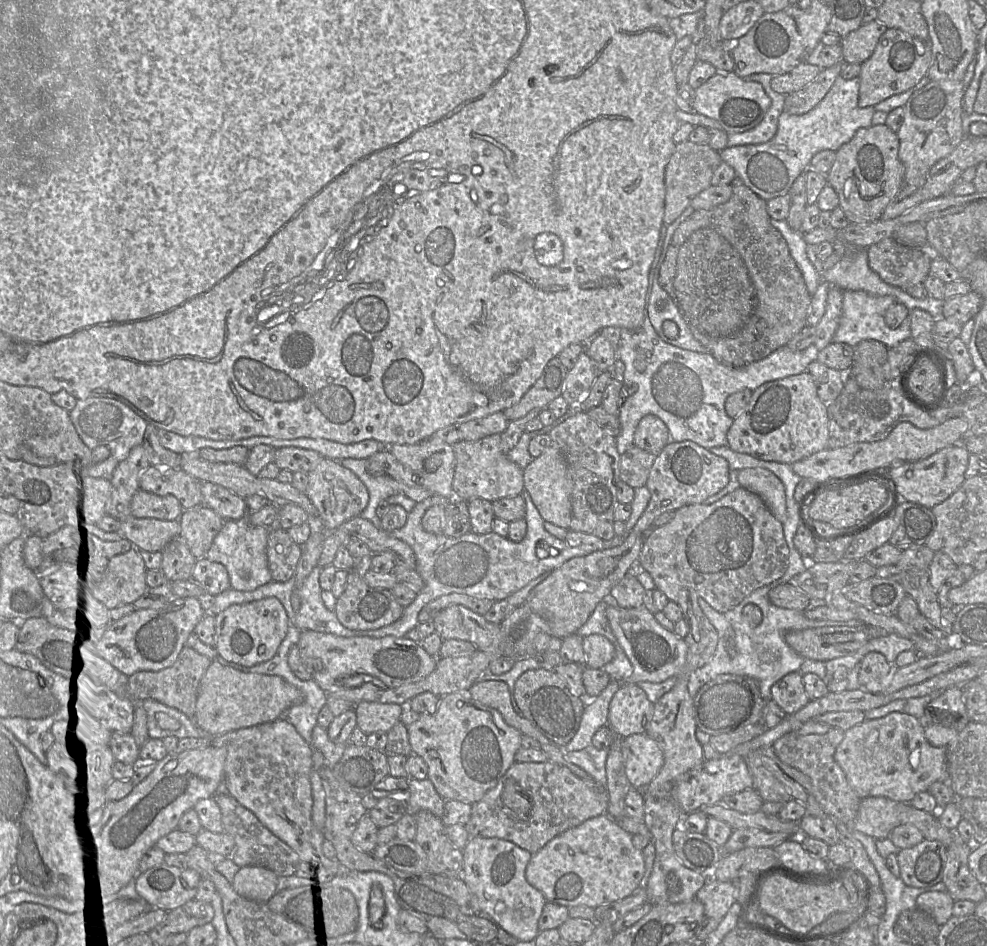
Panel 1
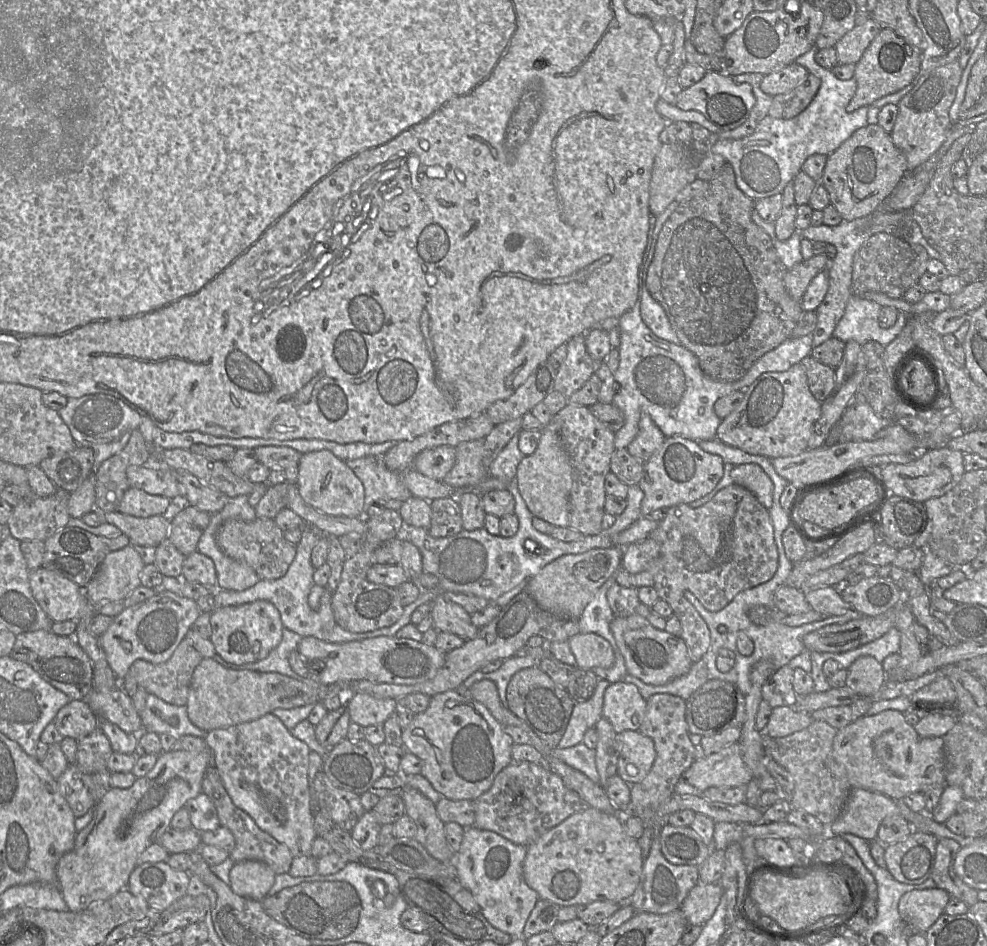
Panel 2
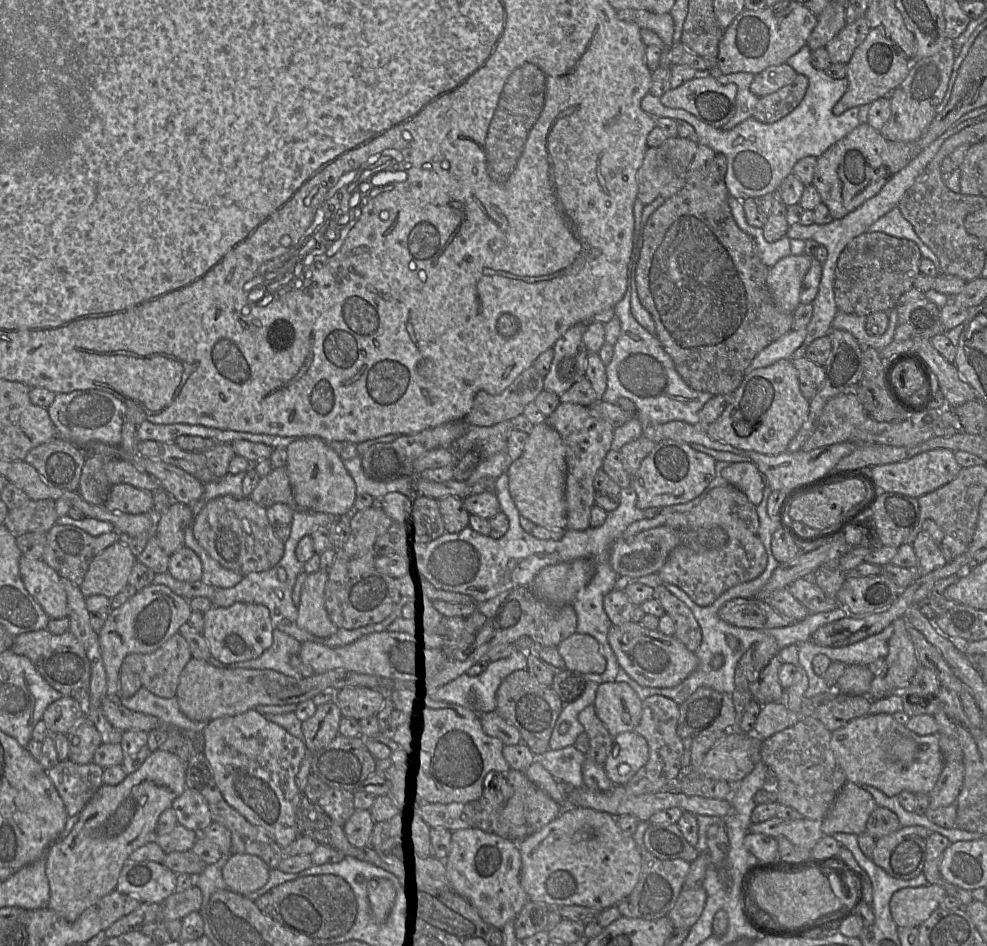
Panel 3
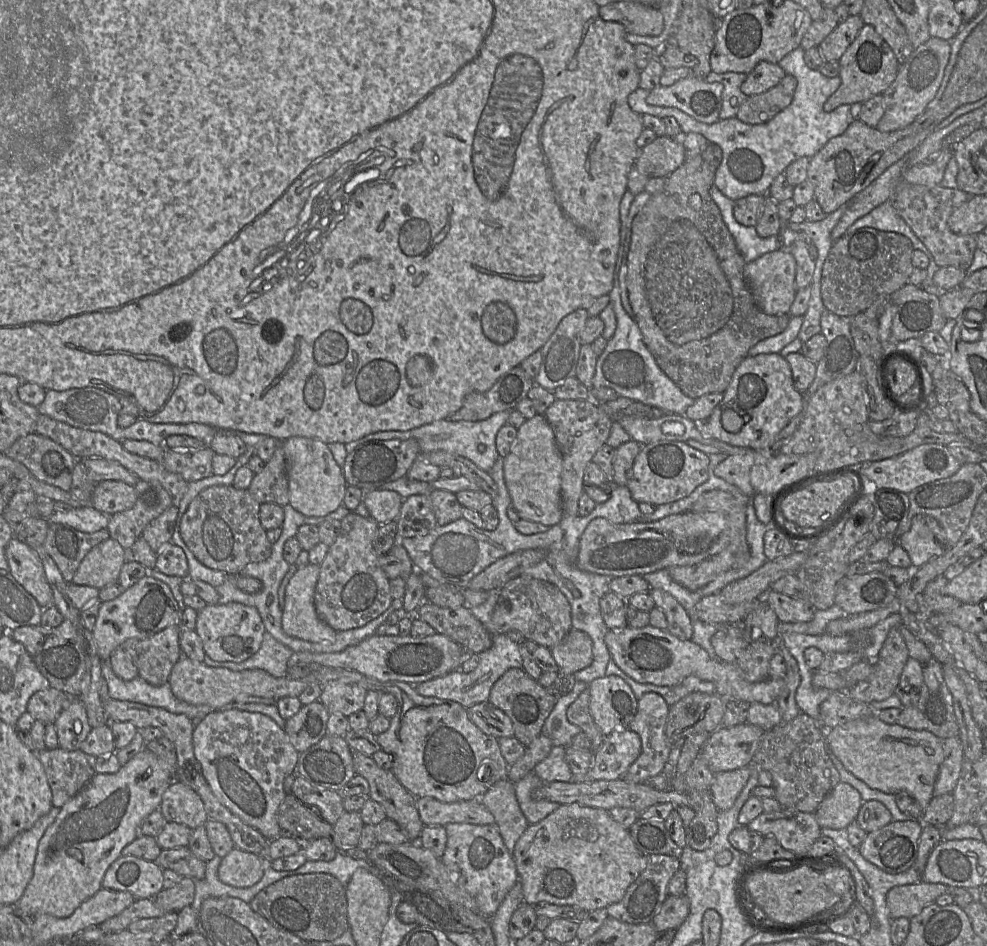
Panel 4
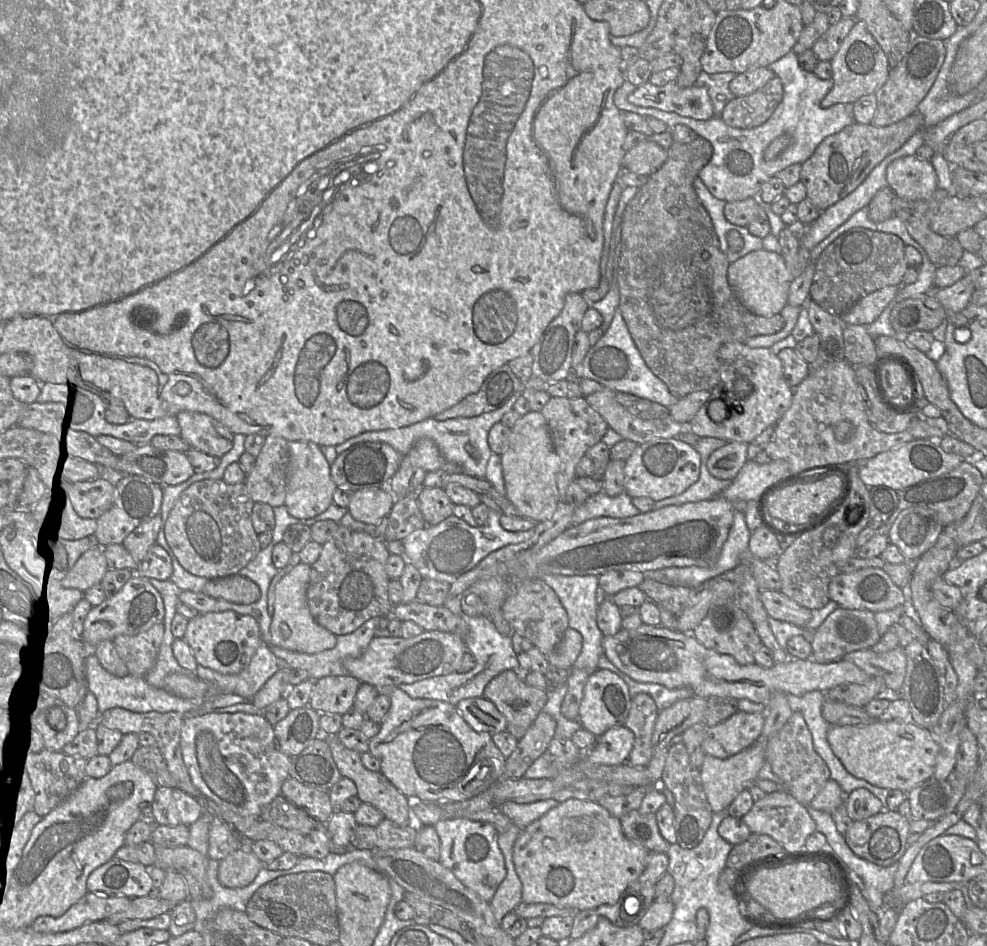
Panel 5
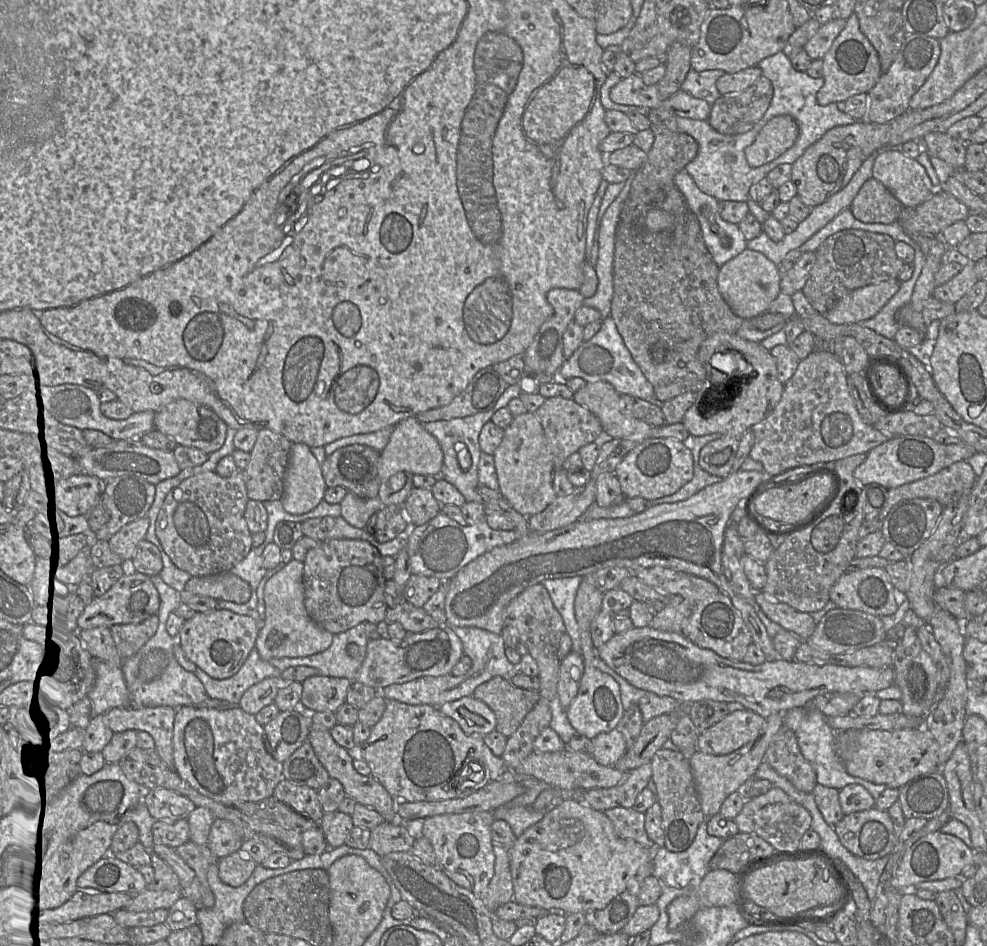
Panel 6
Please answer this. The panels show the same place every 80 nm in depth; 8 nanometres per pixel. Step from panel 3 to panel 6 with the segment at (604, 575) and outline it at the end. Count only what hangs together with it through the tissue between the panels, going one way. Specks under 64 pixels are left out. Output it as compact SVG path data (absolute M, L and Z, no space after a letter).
M574 576L556 579L546 579L541 584L546 588L549 596L561 614L566 633L572 638L573 649L581 653L580 649L580 629L575 618L574 601L577 590L584 577Z

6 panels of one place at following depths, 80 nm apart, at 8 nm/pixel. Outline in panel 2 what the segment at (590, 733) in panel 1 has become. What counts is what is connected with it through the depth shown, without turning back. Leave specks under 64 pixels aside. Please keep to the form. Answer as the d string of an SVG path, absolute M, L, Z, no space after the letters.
M599 680L589 699L575 703L567 729L555 749L565 749L582 743L585 733L603 718L604 692L610 684L606 680Z

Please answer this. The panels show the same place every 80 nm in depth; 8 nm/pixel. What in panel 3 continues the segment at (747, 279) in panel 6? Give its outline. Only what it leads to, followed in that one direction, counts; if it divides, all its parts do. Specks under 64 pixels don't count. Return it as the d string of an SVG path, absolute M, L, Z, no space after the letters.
M791 254L769 268L766 285L779 309L793 312L799 306L803 279L811 265L811 256Z

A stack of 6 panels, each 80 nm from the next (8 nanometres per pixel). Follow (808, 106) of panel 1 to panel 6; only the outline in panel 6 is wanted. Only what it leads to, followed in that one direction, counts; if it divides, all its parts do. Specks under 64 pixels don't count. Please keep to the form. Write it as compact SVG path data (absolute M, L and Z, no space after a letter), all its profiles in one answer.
M761 76L746 90L717 99L711 105L707 121L721 134L746 133L762 120L770 106L772 97L771 81Z

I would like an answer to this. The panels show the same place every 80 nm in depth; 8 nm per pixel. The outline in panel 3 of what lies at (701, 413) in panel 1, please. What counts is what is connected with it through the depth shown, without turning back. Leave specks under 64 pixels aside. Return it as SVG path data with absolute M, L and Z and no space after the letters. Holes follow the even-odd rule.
M630 293L614 307L620 321L621 332L615 345L611 362L606 365L607 390L602 400L617 404L617 400L627 398L635 404L635 416L614 429L612 450L619 451L627 443L642 436L643 425L683 421L691 425L704 425L699 413L705 403L714 395L690 388L677 372L672 358L665 351L656 335L641 326L631 313ZM806 328L800 330L790 330L788 333L764 348L751 362L746 369L746 374L759 369L768 367L779 360L791 359L793 353L805 340Z

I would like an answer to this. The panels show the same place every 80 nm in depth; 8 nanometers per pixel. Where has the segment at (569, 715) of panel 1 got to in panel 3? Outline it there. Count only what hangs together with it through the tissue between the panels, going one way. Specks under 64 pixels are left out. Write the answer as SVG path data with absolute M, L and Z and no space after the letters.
M528 670L509 674L496 692L496 712L520 732L522 742L534 753L542 755L550 749L549 741L564 702L547 685L539 682Z

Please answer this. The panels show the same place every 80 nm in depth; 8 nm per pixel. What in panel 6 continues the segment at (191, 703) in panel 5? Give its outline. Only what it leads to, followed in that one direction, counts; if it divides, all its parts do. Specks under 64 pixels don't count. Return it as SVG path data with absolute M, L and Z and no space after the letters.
M95 660L95 682L87 696L91 702L91 716L105 715L112 708L133 707L131 695L120 668Z

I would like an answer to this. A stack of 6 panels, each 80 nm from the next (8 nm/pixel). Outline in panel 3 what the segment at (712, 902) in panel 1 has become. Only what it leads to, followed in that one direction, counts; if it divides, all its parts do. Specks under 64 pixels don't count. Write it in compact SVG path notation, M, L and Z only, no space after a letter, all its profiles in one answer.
M703 887L683 889L667 917L675 929L690 929L700 918L707 899Z

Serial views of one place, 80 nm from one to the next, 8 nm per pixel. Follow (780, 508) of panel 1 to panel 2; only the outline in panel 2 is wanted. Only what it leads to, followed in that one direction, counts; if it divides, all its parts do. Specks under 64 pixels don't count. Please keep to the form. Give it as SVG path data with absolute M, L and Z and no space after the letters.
M757 464L734 466L730 473L733 483L751 491L766 508L773 505L774 485L768 474Z

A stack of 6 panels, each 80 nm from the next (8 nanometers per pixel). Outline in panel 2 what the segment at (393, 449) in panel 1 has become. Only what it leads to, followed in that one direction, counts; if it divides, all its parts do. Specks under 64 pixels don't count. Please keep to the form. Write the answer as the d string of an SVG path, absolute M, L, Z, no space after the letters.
M437 446L420 452L415 457L412 468L428 478L443 481L452 469L455 459L454 447Z

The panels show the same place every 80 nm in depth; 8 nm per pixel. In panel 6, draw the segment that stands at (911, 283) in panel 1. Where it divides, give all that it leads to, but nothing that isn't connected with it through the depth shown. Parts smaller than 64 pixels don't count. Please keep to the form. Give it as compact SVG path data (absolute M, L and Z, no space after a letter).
M860 229L842 230L831 235L815 252L816 261L802 293L810 305L824 315L855 289L898 279L905 263L896 255L895 242L889 235Z

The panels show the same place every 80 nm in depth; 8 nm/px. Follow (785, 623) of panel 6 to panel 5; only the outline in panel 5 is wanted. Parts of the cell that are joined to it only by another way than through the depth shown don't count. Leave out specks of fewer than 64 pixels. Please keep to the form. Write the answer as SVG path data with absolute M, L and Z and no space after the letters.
M762 591L760 598L769 617L776 620L805 627L812 618L812 610L799 605L780 591Z

